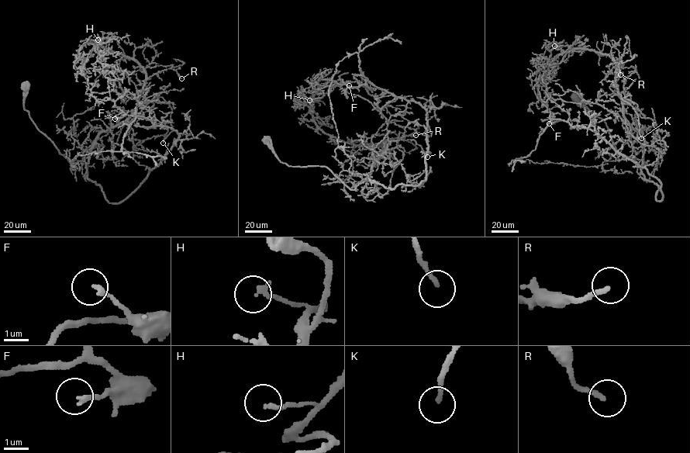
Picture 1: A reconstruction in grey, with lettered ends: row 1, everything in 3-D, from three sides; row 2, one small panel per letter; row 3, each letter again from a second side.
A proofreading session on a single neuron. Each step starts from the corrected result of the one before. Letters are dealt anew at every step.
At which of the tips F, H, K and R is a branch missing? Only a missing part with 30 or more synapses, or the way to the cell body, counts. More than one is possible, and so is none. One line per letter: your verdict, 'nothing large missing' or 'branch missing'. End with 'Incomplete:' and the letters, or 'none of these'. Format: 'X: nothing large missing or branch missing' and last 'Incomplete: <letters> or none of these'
F: nothing large missing
H: nothing large missing
K: nothing large missing
R: nothing large missing
Incomplete: none of these

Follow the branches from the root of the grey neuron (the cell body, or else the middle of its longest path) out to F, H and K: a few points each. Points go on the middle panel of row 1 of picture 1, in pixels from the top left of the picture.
F: (267, 140), (281, 162), (325, 166), (352, 189), (369, 178), (419, 185), (426, 108), (367, 80), (349, 85)
H: (267, 140), (290, 166), (325, 166), (352, 189), (367, 181), (383, 142), (353, 144), (326, 134), (309, 100)
K: (267, 140), (281, 162), (325, 166), (352, 189), (398, 140), (413, 140), (431, 152), (427, 157)

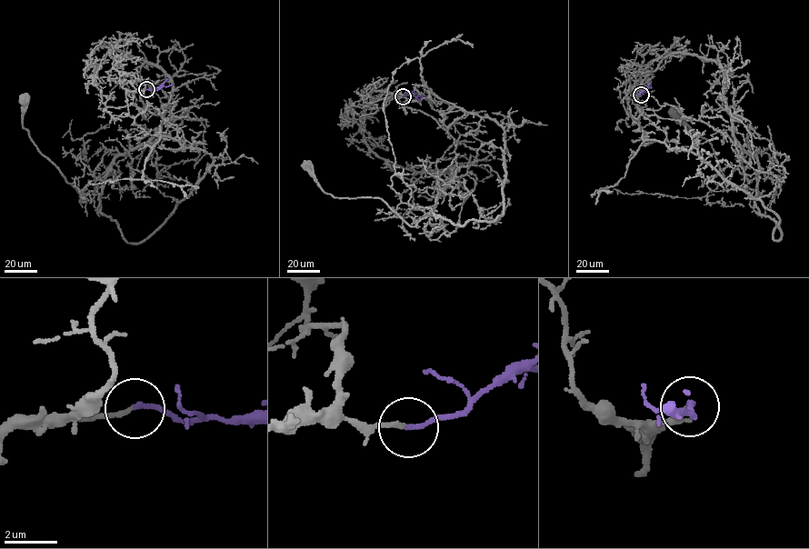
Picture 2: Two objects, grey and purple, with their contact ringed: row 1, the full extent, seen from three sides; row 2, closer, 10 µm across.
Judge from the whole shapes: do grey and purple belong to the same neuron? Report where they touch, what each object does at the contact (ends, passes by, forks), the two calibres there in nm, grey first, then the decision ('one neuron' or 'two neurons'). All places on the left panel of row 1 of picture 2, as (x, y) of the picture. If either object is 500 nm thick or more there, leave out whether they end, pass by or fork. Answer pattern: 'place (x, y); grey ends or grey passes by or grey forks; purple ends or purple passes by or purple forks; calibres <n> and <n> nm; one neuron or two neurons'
place (146, 89); grey ends; purple ends; calibres 160 and 180 nm; one neuron

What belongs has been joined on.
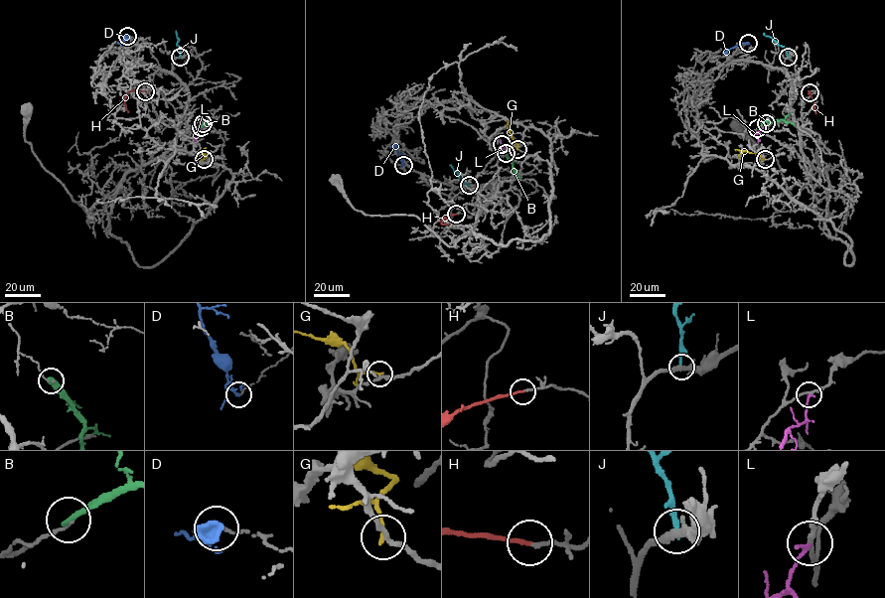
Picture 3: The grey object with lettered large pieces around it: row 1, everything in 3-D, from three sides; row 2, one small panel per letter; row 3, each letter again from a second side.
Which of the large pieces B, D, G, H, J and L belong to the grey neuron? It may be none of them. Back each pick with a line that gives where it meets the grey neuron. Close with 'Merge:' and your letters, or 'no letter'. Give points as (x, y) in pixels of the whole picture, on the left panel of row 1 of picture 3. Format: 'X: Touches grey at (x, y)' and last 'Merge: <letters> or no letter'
H: Touches grey at (145, 91)
Merge: H

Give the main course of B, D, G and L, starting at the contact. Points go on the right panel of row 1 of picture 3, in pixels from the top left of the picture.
B: (757, 128), (780, 119), (795, 125)
D: (748, 43), (739, 43), (727, 53)
G: (765, 159), (747, 151), (743, 151), (739, 158)
L: (766, 123), (756, 133), (760, 140)

